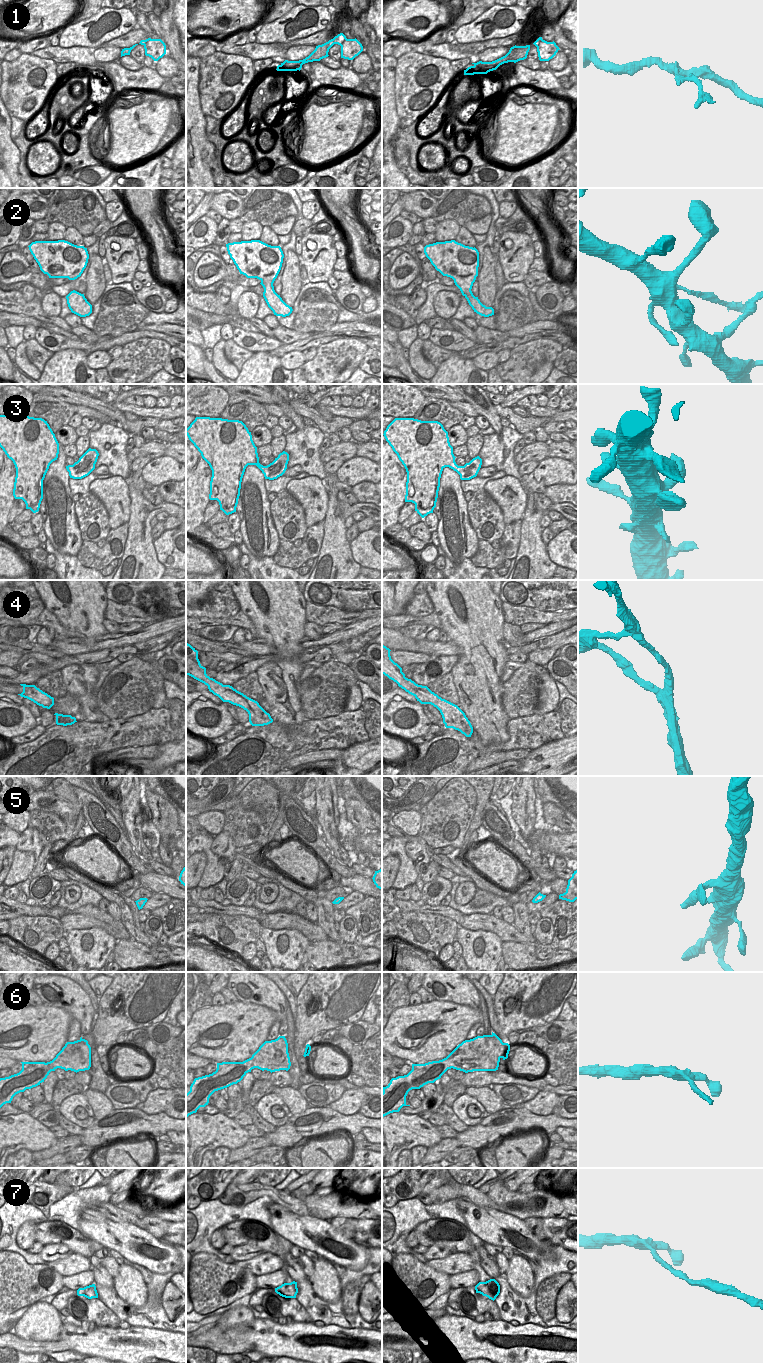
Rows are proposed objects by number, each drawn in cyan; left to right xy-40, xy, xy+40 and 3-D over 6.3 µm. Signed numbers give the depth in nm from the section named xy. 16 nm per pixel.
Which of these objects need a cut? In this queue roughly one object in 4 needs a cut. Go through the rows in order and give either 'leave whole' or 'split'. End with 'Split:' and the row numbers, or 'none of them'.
1: leave whole
2: split
3: leave whole
4: split
5: leave whole
6: leave whole
7: leave whole
Split: 2, 4

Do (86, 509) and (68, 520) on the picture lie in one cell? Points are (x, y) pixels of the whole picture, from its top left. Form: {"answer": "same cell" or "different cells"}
{"answer": "different cells"}

